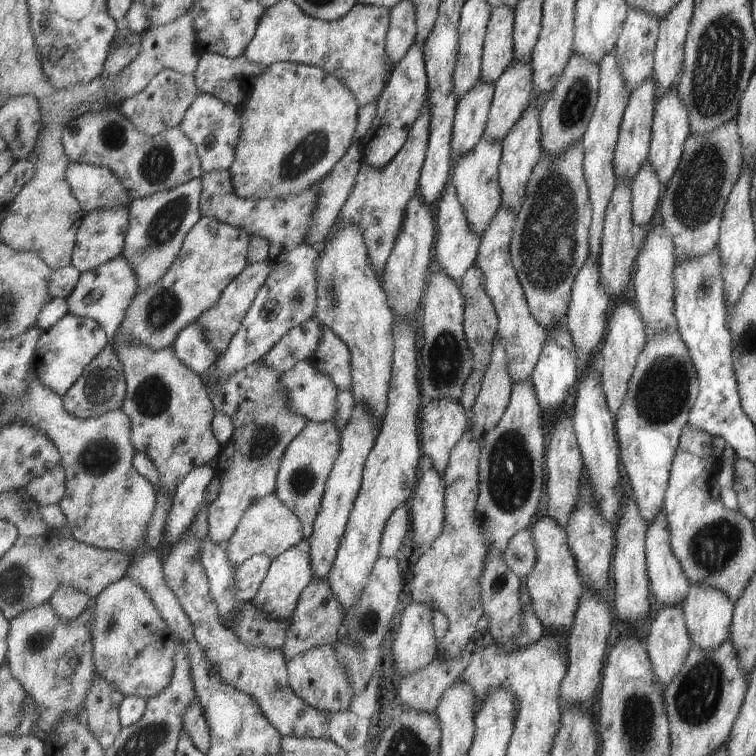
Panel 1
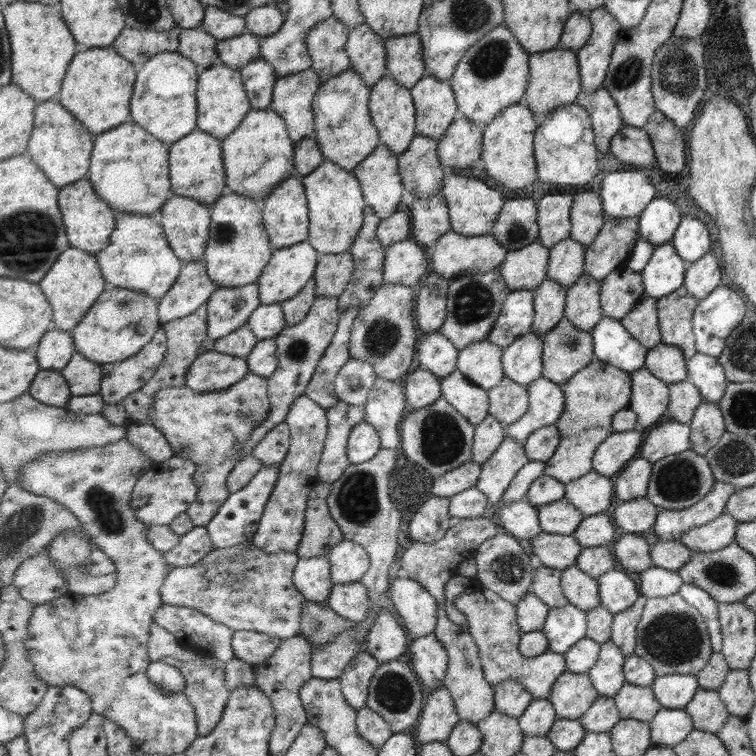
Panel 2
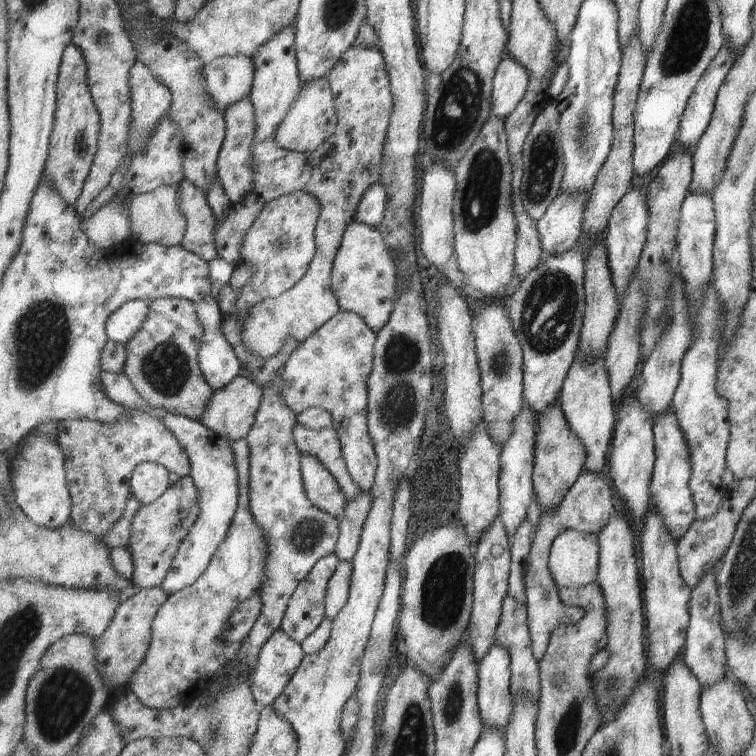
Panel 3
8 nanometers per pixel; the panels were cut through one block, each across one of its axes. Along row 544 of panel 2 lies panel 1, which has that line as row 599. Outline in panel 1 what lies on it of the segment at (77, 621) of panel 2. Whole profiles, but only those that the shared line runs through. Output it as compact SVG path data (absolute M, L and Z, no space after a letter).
M126 576L107 586L94 601L91 638L96 671L119 686L125 697L149 700L159 696L174 678L177 641L154 600L143 586Z

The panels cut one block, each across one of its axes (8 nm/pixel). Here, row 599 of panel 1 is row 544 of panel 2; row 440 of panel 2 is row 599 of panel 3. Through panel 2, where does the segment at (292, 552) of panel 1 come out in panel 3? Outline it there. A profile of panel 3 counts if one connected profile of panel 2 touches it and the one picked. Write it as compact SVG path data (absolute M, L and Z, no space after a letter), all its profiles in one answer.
M336 554L323 557L291 597L282 629L302 643L326 619L328 582L340 563Z

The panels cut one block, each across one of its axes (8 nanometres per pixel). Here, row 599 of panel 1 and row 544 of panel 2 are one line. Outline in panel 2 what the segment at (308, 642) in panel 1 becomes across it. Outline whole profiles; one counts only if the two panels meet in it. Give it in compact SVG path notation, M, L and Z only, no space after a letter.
M322 482L310 494L304 538L297 552L300 558L328 556L344 540L342 527L335 521L328 506L331 492L331 484Z

